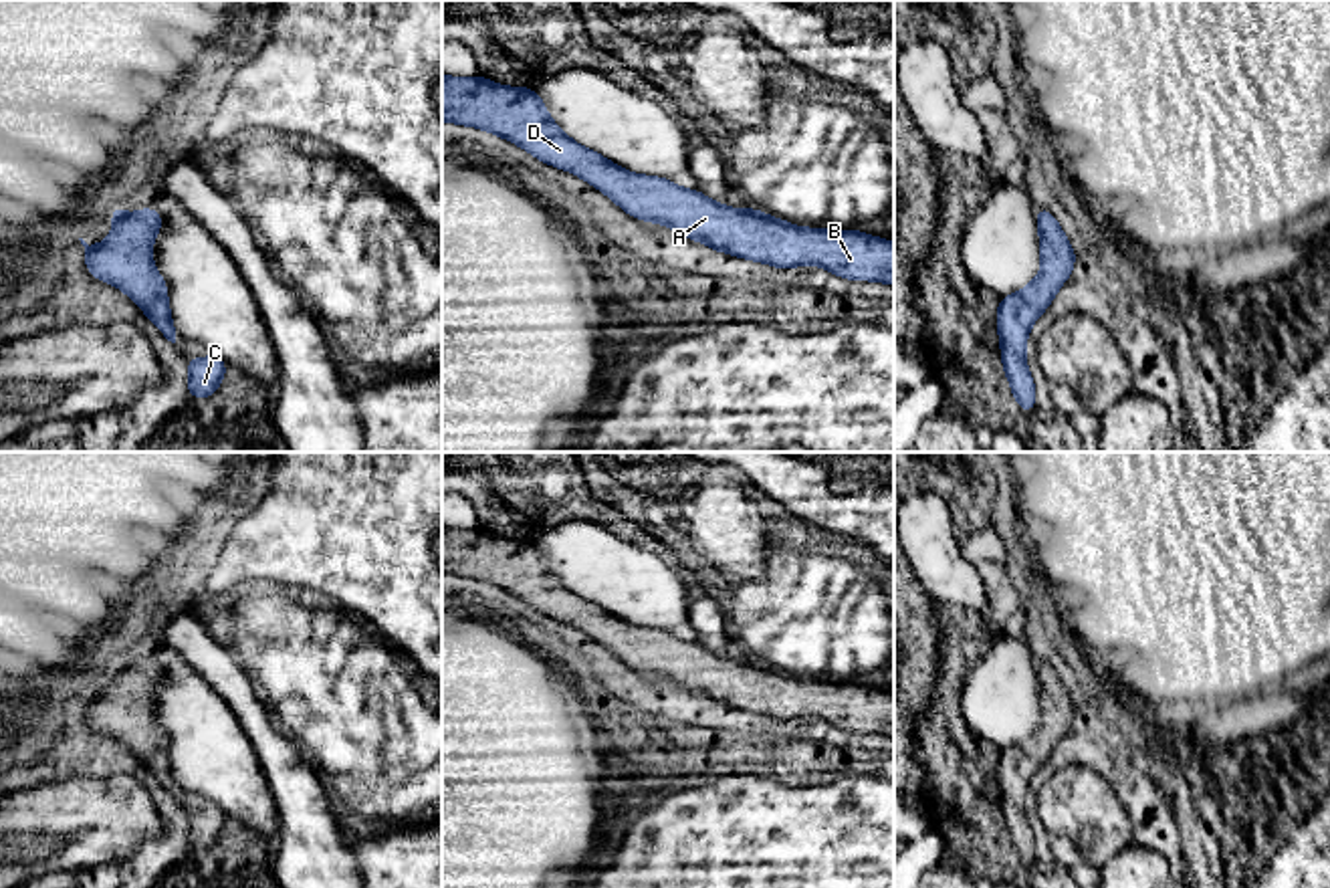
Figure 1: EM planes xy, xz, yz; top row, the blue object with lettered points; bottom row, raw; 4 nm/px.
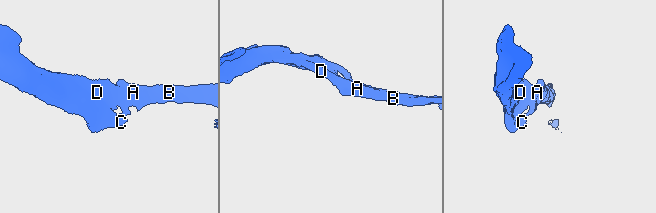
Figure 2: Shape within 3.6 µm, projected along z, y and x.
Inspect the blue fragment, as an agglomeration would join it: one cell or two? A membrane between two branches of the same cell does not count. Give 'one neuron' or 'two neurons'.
one neuron

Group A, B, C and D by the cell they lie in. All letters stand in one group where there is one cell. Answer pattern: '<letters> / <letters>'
A B C D

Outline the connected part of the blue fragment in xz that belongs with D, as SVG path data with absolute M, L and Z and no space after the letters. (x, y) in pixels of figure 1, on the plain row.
M442 525L442 573L509 591L533 609L579 628L626 666L664 676L716 704L777 720L815 716L842 731L894 737L894 694L852 680L793 678L755 660L723 658L666 630L632 626L567 589L529 539Z

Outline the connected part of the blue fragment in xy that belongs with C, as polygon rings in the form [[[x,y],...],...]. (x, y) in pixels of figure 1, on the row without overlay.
[[[190,809],[186,842],[192,850],[210,850],[224,834],[226,817],[222,809]]]

